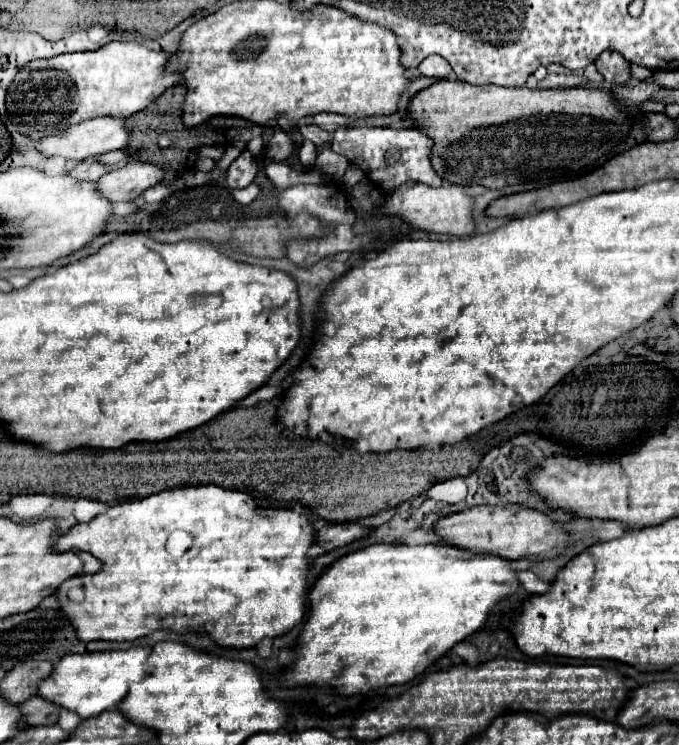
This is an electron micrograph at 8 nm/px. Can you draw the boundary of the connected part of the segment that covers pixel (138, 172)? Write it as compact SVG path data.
M127 163L125 167L103 175L103 179L95 183L95 187L99 187L99 193L105 195L105 199L131 201L145 189L159 183L163 179L163 173L165 171L157 165Z

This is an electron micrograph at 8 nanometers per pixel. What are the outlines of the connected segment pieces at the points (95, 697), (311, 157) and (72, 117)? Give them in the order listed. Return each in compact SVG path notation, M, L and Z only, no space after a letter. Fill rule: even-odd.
M133 647L127 651L97 651L83 655L65 655L59 663L55 663L55 675L39 687L39 697L51 703L59 703L67 711L77 713L81 719L95 717L107 709L117 707L131 683L137 683L145 677L145 659L151 653L149 647Z
M304 140L299 147L298 156L304 168L312 167L317 157L317 147L311 141Z
M113 41L97 51L35 59L19 67L19 73L11 81L5 97L7 115L17 131L31 139L53 135L71 123L81 123L93 117L129 117L143 111L165 89L181 81L179 73L167 73L165 69L171 57L173 53L151 51L135 41Z

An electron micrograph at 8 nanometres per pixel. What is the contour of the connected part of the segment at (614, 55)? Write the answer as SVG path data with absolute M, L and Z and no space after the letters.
M603 51L595 59L597 71L605 77L607 83L615 85L627 85L631 81L631 65L625 61L625 57L617 51Z

